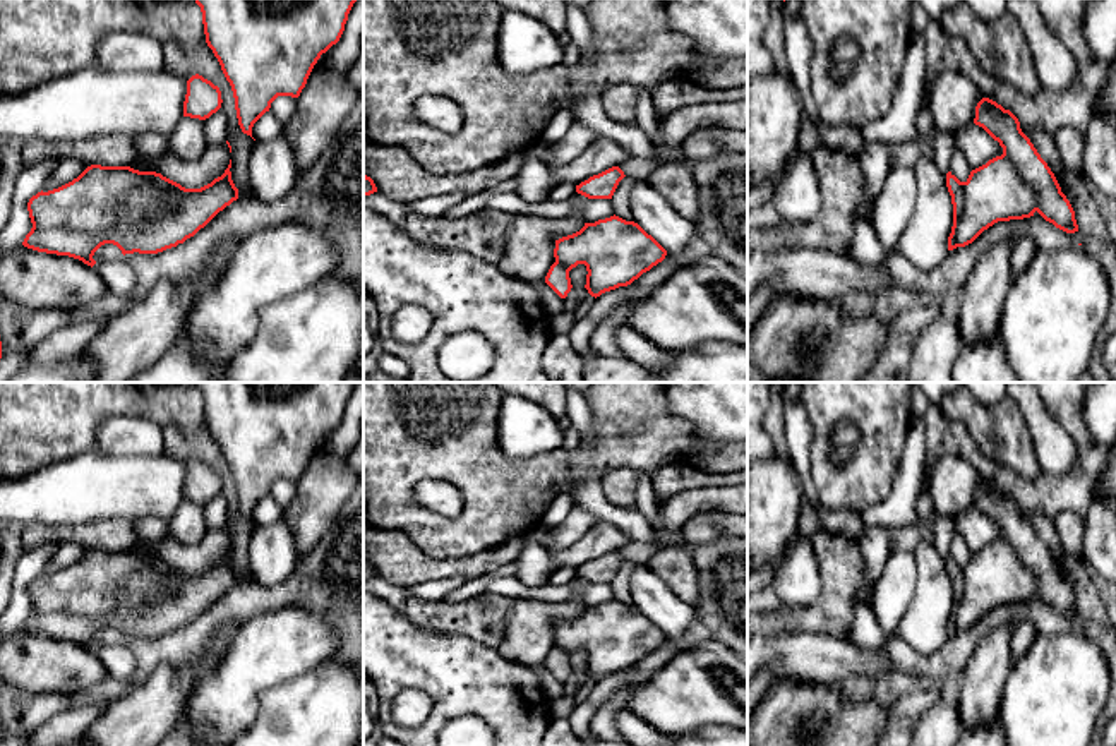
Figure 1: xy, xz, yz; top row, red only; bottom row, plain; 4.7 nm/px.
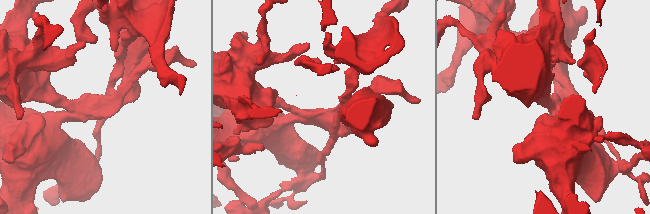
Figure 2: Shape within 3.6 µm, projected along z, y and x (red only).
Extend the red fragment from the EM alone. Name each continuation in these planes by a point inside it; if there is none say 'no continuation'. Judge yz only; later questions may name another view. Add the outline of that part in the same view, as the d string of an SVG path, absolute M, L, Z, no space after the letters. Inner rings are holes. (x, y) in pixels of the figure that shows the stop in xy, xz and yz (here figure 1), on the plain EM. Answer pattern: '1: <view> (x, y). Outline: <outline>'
no continuation

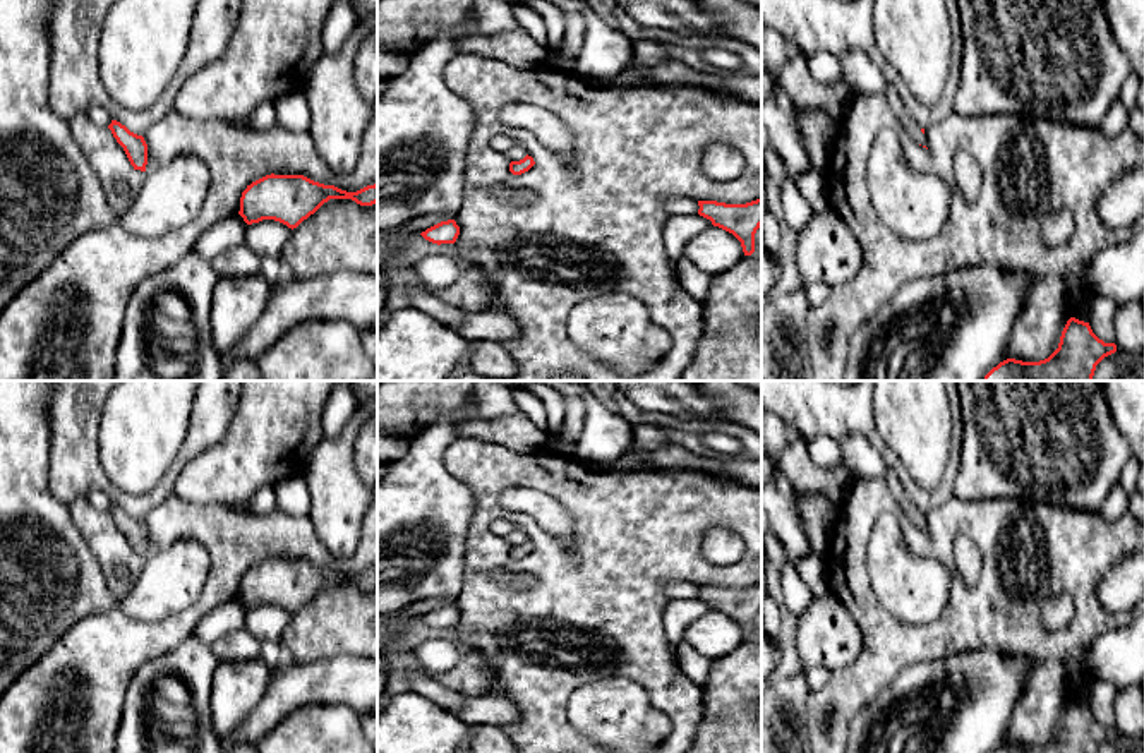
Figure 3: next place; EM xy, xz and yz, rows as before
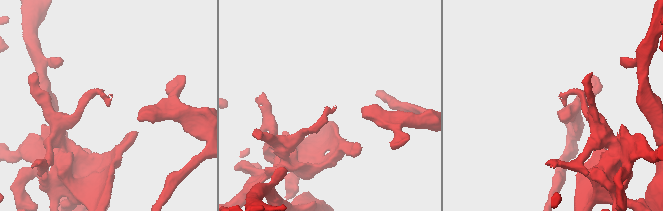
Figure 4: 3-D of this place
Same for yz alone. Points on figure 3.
1: yz (894, 484). Outline: M887 470L885 477L883 477L888 491L892 492L892 496L897 499L897 503L900 504L900 508L904 509L904 515L921 530L926 528L926 521L921 516L921 511L916 508L916 504L911 501L911 497L907 496L906 489L902 487L902 482L899 480L897 473L894 470Z

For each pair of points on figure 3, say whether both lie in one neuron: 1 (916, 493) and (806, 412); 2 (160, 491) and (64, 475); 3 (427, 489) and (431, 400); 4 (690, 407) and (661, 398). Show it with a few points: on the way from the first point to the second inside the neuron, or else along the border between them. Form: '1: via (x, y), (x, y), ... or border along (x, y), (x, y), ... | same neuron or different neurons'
1: via (894, 462), (849, 412), (837, 412) | same neuron
2: via (136, 501), (122, 499), (102, 481), (88, 475) | same neuron
3: border along (467, 409), (438, 417), (412, 439) | different neurons
4: via (683, 400), (668, 398) | same neuron

